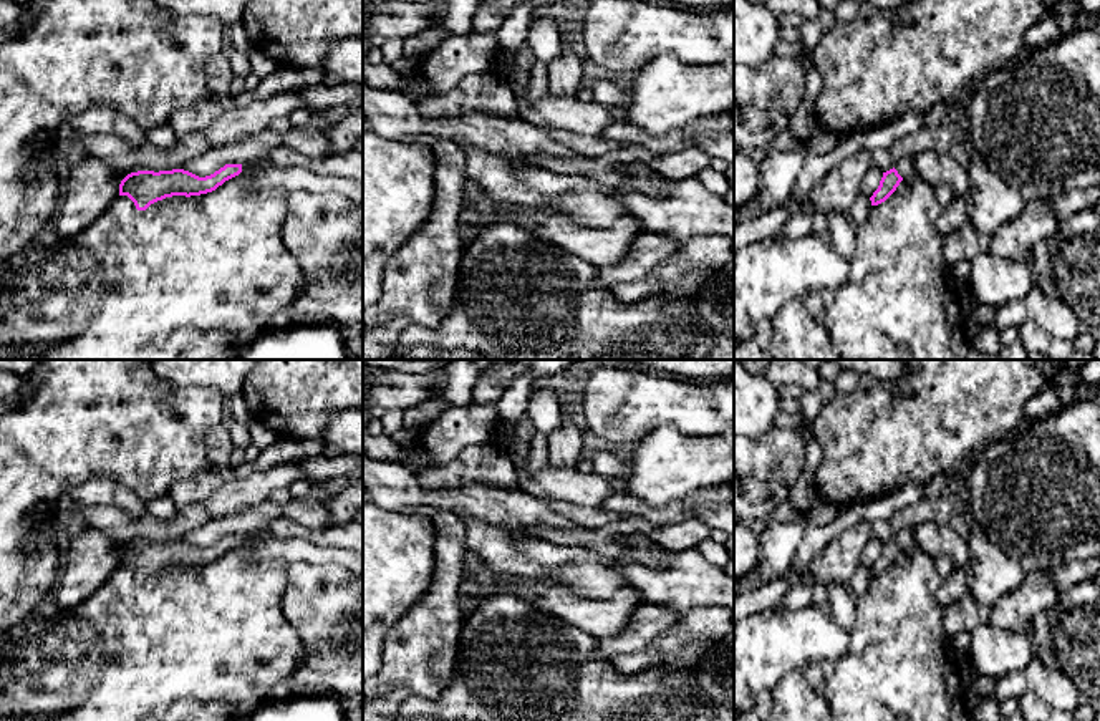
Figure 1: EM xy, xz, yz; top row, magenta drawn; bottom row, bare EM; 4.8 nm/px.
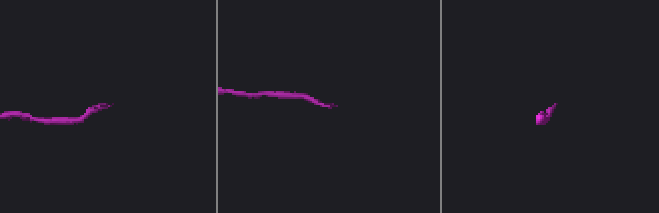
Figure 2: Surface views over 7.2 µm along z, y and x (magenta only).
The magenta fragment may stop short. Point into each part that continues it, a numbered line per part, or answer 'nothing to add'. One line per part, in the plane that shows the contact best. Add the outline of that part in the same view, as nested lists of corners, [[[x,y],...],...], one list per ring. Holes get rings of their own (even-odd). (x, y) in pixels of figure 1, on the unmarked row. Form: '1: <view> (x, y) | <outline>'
1: yz (905, 539) | [[[901,529],[896,535],[895,540],[898,542],[898,545],[906,550],[913,545],[916,545],[914,537],[913,537],[913,529]]]

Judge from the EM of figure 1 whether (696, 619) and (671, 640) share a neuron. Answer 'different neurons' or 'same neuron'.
same neuron

